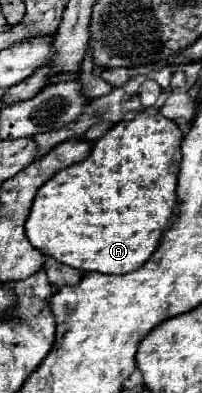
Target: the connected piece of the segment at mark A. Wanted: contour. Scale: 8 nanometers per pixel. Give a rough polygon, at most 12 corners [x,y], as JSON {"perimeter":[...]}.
{"perimeter":[[153,108],[39,188],[25,228],[81,272],[141,268],[175,216]]}

